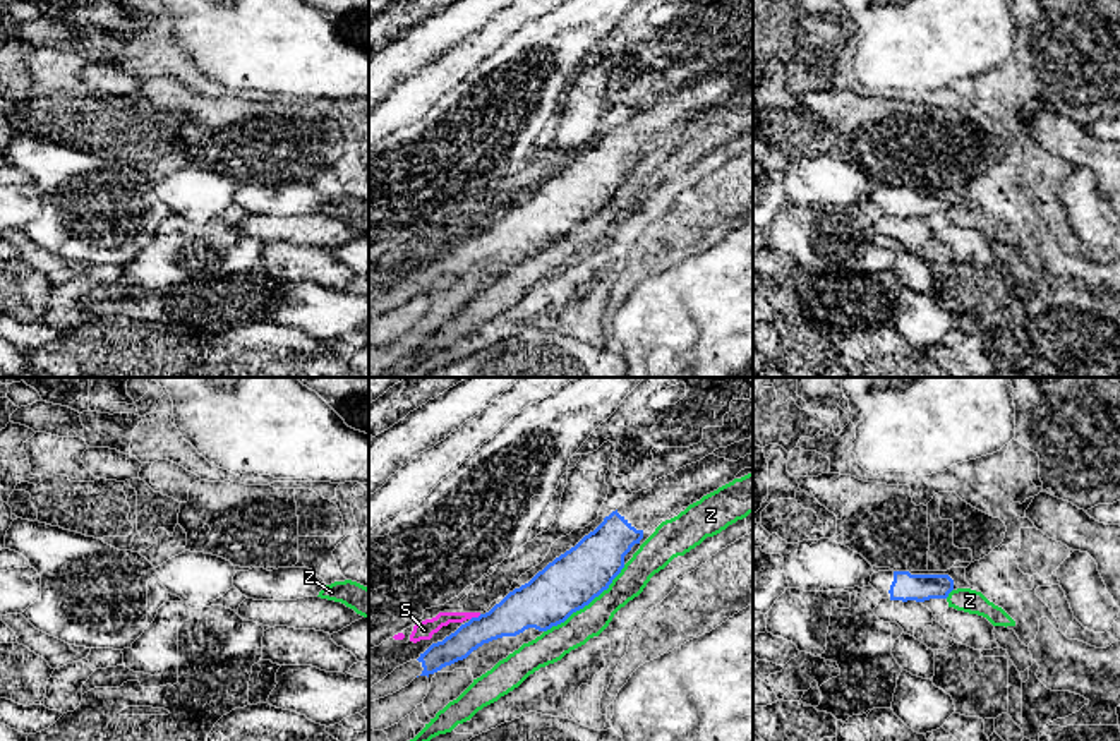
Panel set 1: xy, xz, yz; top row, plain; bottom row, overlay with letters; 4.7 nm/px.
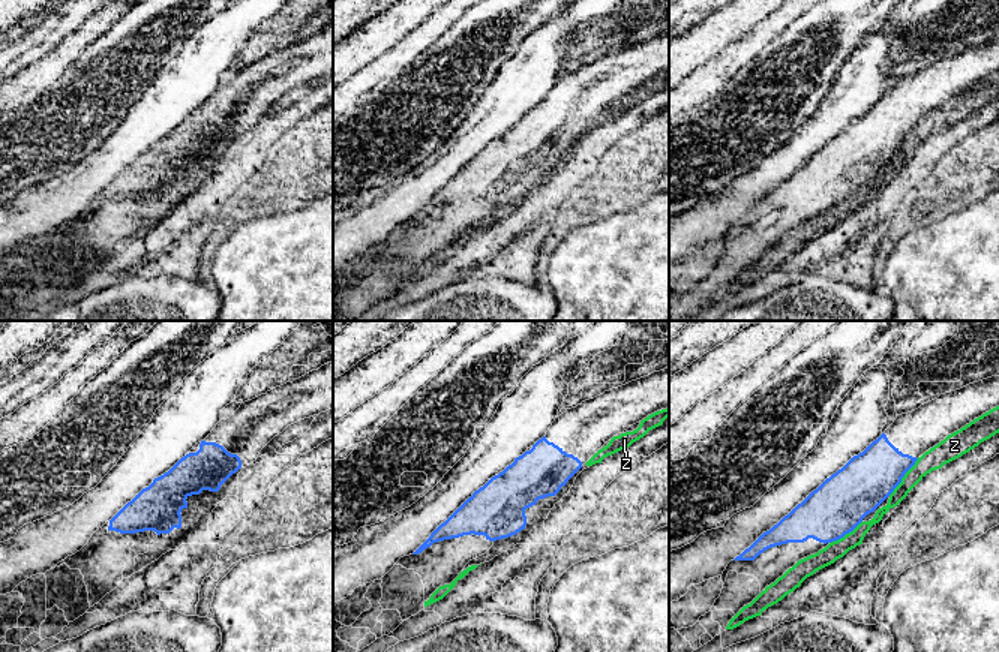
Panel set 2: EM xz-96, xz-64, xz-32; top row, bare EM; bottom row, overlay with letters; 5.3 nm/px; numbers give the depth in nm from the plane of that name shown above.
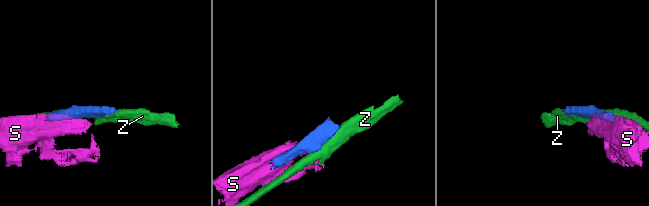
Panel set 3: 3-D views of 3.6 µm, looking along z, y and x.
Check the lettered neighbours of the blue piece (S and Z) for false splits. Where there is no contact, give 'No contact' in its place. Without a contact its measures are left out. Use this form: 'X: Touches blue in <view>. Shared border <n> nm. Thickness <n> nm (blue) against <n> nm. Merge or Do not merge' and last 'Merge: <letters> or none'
S: Touches blue in xz. Shared border 60 nm. Thickness 200 nm (blue) against 90 nm. Do not merge
Z: Touches blue in xz. Shared border 500 nm. Thickness 260 nm (blue) against 150 nm. Do not merge
Merge: none

